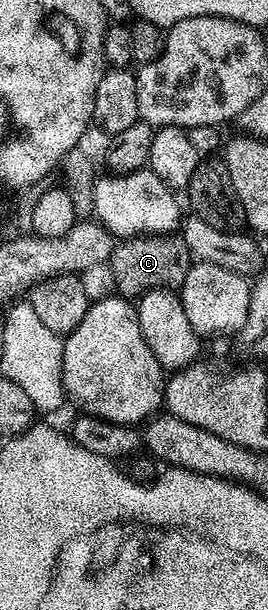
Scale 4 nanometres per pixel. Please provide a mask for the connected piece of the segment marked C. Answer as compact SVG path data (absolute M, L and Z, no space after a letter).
M175 232L142 233L138 237L123 238L107 263L114 271L117 294L125 299L139 299L151 289L179 290L192 269L194 258L183 236Z

